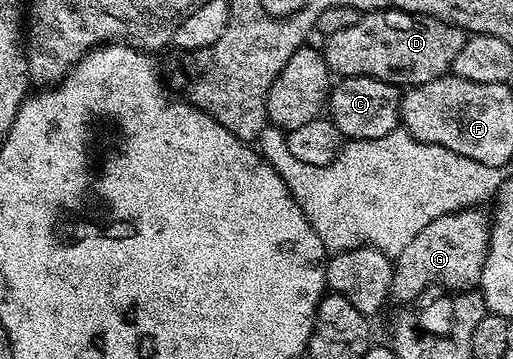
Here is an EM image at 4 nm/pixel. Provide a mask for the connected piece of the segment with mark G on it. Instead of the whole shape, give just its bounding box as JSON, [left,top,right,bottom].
[391,206,492,302]

